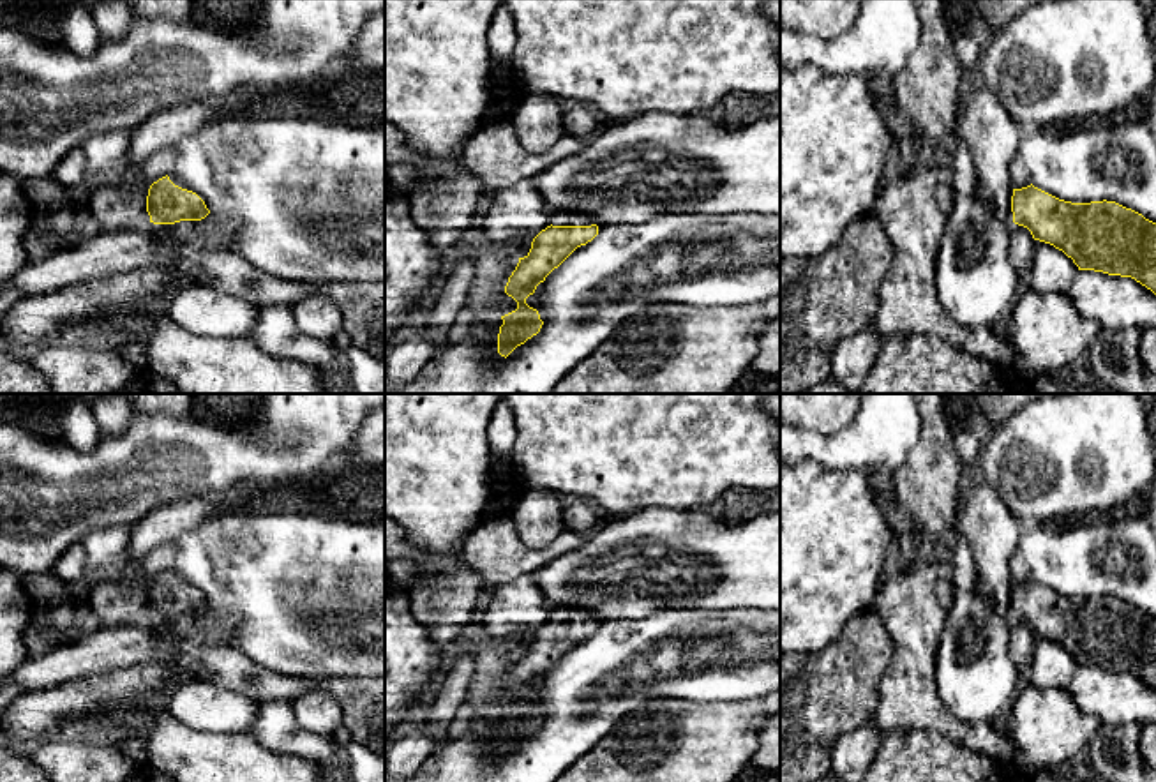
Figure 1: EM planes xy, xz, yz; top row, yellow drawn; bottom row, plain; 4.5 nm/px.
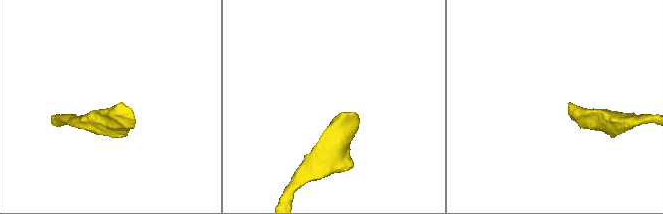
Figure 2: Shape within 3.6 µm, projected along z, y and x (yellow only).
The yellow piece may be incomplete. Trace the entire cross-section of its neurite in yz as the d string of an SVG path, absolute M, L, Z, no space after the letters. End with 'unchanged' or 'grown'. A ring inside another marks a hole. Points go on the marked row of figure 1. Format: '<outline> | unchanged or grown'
M1032 184L1013 189L1013 222L1031 231L1034 240L1062 251L1078 270L1131 277L1156 295L1156 222L1115 201L1071 203Z | unchanged

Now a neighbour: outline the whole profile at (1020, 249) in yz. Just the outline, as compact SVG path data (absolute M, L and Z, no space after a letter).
M1013 224L1010 233L1008 256L1010 263L1018 274L1020 288L1027 289L1034 263L1034 244L1031 231L1024 226Z

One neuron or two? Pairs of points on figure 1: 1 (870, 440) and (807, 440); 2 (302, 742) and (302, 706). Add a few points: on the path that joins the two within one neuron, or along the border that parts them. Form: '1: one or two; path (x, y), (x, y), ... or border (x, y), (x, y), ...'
1: one; path (855, 445), (823, 445)
2: two; border (290, 703), (302, 728), (332, 736)

